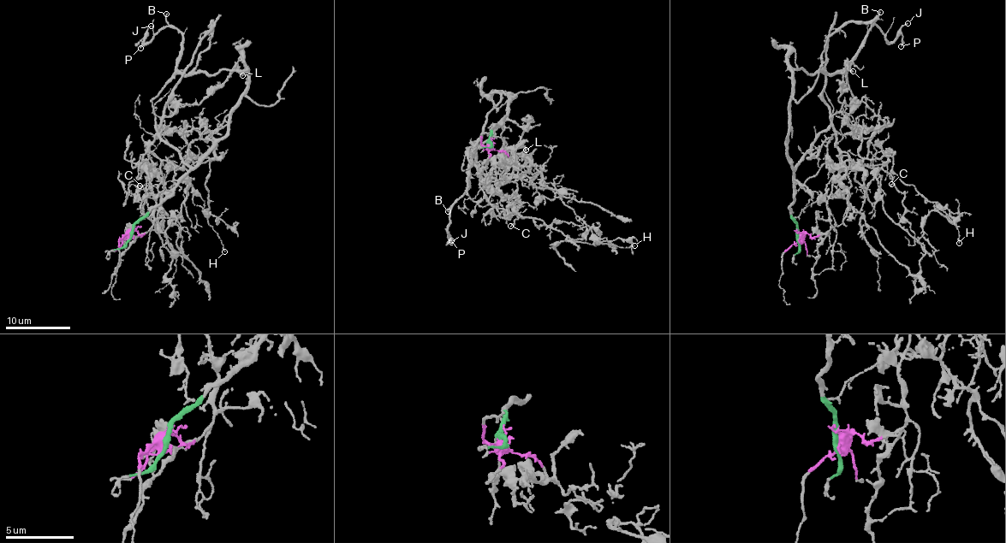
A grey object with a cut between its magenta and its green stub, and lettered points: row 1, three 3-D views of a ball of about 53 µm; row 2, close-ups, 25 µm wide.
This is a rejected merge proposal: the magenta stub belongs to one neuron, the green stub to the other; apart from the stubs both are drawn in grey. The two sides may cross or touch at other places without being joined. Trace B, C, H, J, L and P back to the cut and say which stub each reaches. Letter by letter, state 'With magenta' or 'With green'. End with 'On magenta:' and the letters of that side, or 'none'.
B: With green
C: With magenta
H: With magenta
J: With green
L: With magenta
P: With green
On magenta: C, H, L

